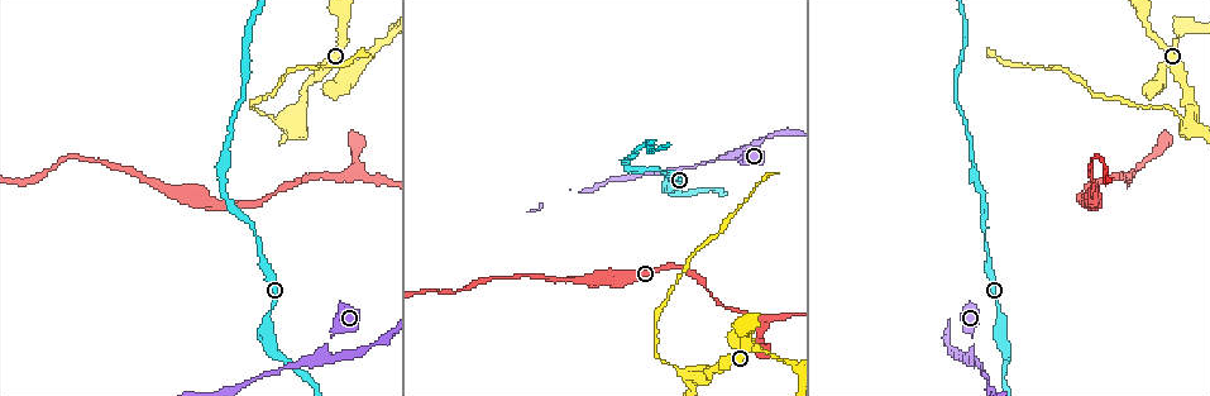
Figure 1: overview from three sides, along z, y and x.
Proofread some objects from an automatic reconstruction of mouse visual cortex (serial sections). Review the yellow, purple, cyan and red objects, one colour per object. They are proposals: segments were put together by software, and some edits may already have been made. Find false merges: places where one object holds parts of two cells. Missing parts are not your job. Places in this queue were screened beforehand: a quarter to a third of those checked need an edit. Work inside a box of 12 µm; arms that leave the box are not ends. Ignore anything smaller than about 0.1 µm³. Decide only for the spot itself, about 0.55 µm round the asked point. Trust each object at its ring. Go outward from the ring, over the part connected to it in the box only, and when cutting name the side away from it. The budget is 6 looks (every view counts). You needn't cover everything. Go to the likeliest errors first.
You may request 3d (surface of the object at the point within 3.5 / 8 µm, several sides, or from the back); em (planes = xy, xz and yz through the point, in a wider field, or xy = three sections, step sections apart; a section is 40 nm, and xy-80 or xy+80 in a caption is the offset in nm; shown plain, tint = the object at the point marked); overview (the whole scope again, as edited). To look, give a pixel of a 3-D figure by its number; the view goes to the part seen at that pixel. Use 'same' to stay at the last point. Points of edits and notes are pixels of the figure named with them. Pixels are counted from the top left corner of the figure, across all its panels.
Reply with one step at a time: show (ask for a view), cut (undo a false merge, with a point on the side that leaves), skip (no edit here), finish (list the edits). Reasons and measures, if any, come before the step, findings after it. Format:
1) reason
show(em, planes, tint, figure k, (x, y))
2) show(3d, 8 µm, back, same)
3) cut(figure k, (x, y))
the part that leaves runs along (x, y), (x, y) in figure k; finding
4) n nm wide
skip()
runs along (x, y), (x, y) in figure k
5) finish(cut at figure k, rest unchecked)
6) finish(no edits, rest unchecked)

side arm on a straight run
show(em, xy, step 1, tint, figure 1, (1129, 178))

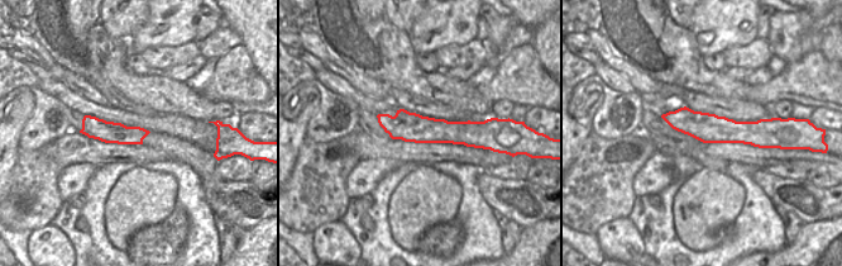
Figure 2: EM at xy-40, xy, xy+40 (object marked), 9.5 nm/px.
show(3d, 3.5 µm, same)

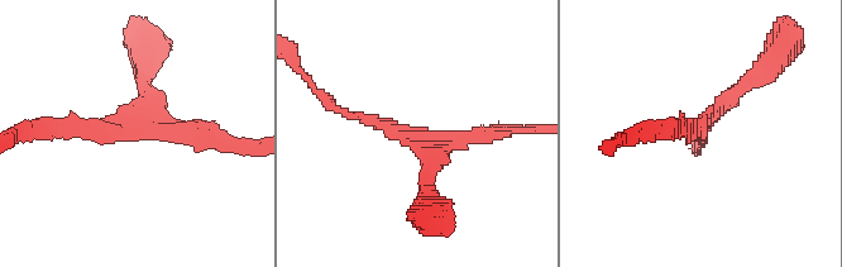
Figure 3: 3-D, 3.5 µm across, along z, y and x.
3 arms; arms of 150, 150, 200 nm
skip()
runs along (381, 117), (419, 129), (474, 126) in figure 2; all the same cell

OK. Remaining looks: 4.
side arm on a straight run
show(3d, 3.5 µm, figure 1, (970, 354))

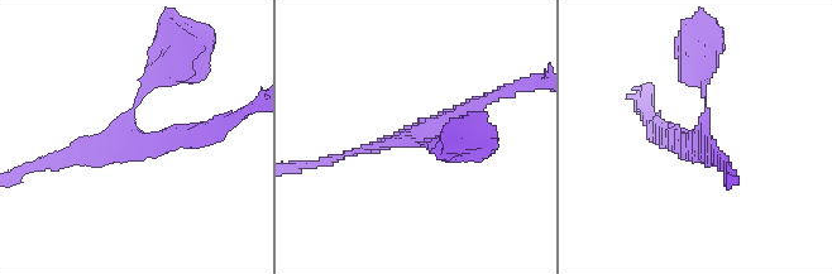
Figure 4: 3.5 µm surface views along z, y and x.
3 arms; arms of 150, 150, 150 nm; shape alone is not enough
show(em, xy, step 2, tint, figure 4, (697, 132))

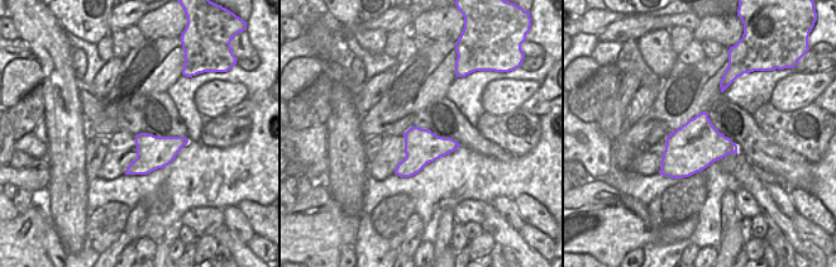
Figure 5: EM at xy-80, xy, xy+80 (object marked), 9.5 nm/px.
skip()
continuous, no second cell

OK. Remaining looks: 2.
three arms meet
show(3d, 3.5 µm, figure 1, (1193, 120))

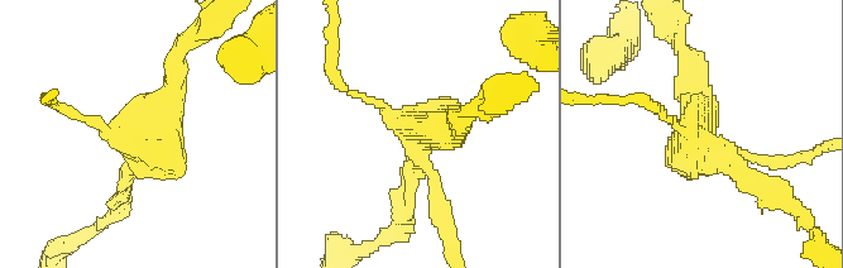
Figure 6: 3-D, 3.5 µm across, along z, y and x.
show(em, xy, step 5, tint, figure 6, (144, 126))

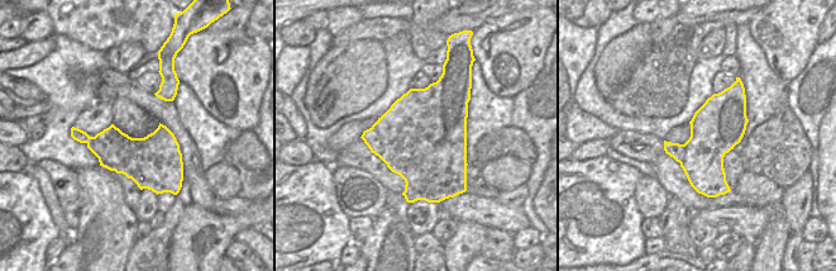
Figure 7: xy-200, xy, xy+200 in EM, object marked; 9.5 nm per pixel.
cut(figure 6, (445, 218))
the part that leaves runs along (392, 116), (330, 73), (330, 38) in figure 6; two cells meet here

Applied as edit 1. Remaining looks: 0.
finish(cut at figure 6, rest unchecked)

